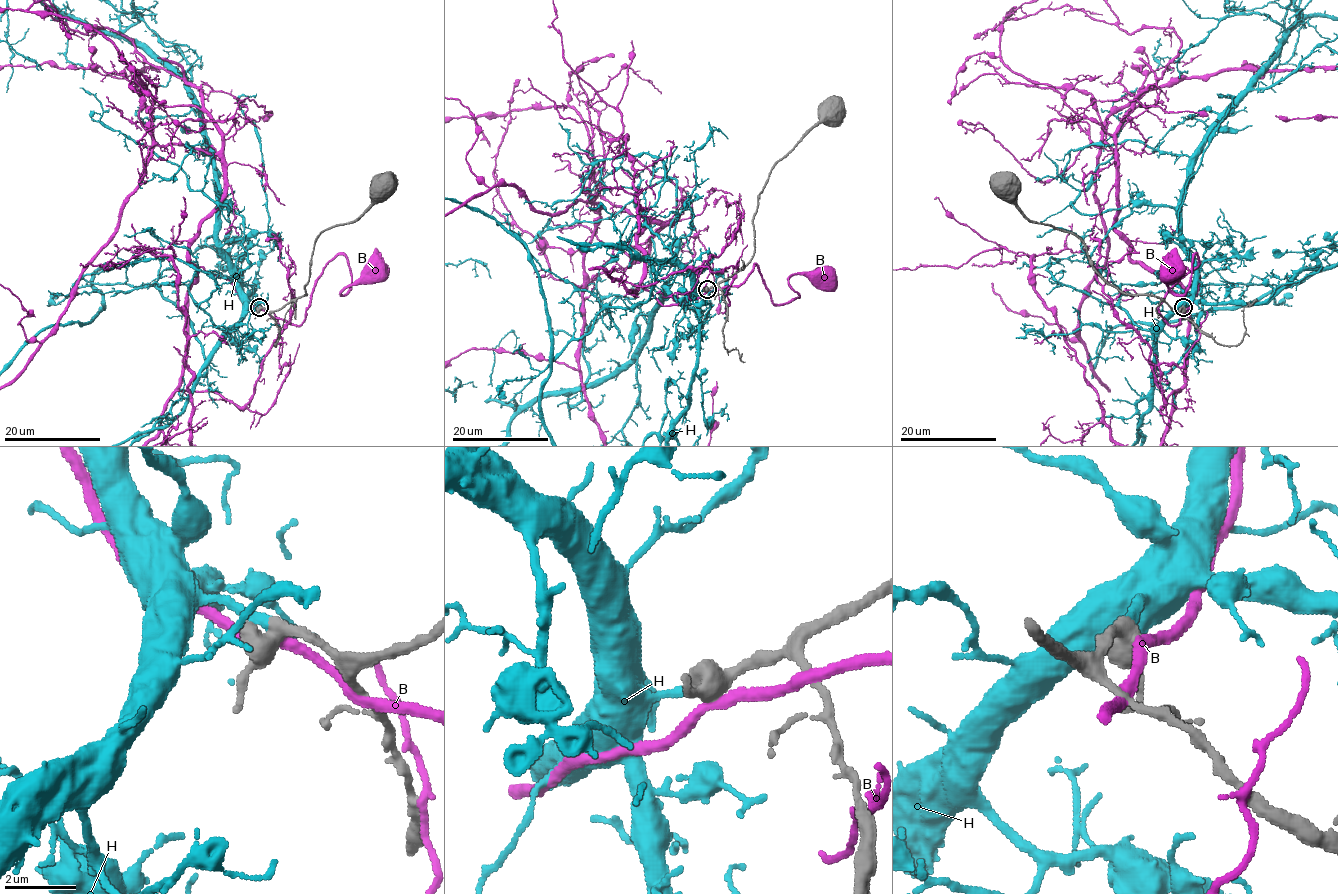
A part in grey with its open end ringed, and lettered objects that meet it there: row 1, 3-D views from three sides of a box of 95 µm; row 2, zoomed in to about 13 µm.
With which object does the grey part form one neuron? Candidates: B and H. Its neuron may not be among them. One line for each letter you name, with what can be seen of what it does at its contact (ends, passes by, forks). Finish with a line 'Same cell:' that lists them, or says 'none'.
H: It ends there
Same cell: H

